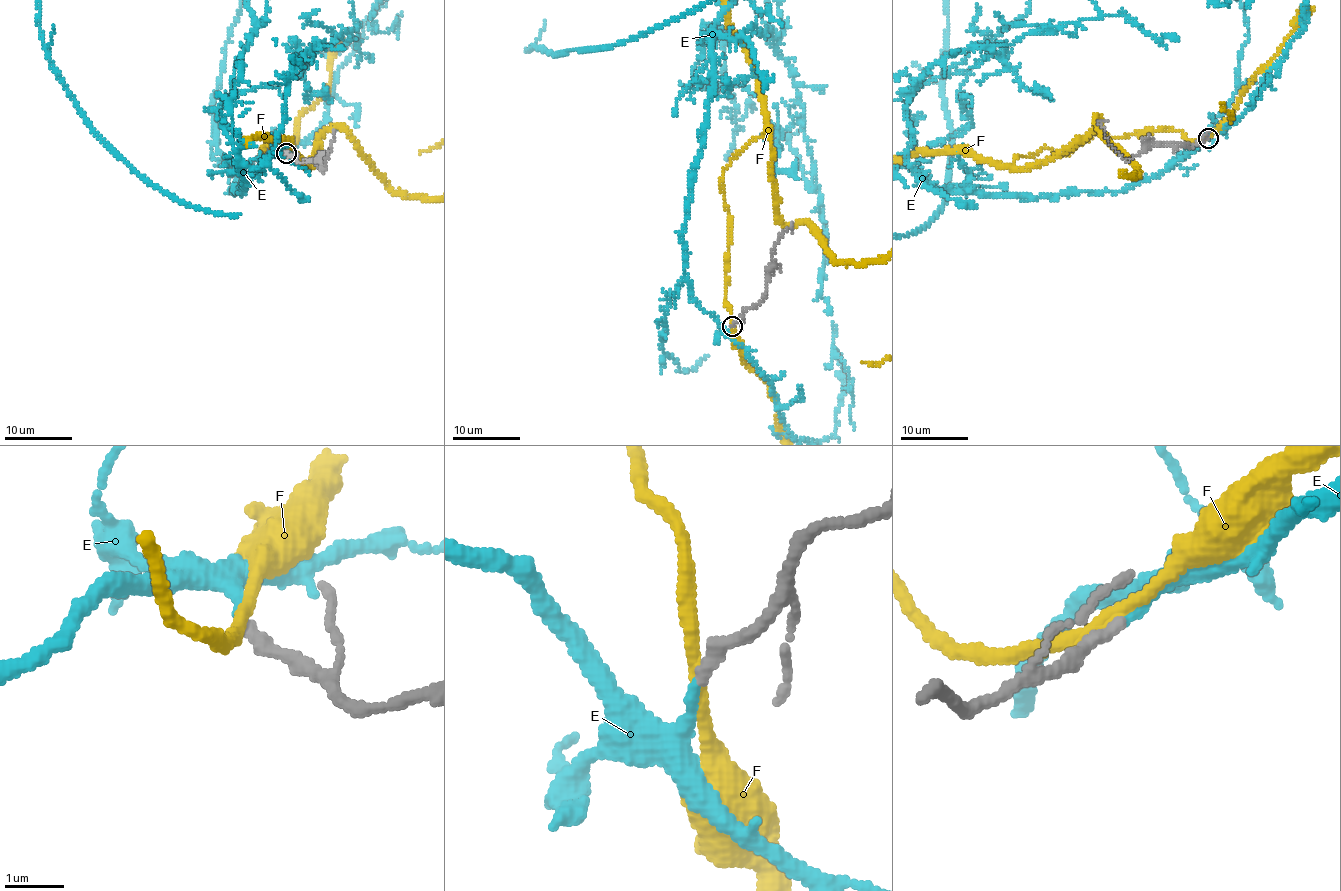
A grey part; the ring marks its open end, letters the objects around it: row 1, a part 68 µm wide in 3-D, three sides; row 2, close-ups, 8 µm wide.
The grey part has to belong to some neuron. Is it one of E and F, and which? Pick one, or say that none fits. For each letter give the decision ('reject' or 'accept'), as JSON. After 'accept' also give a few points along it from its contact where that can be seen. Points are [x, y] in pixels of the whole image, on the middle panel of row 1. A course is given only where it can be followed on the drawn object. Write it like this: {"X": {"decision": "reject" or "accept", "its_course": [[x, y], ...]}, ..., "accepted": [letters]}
{"E": {"decision": "accept"}, "F": {"decision": "reject"}, "accepted": ["E"]}

